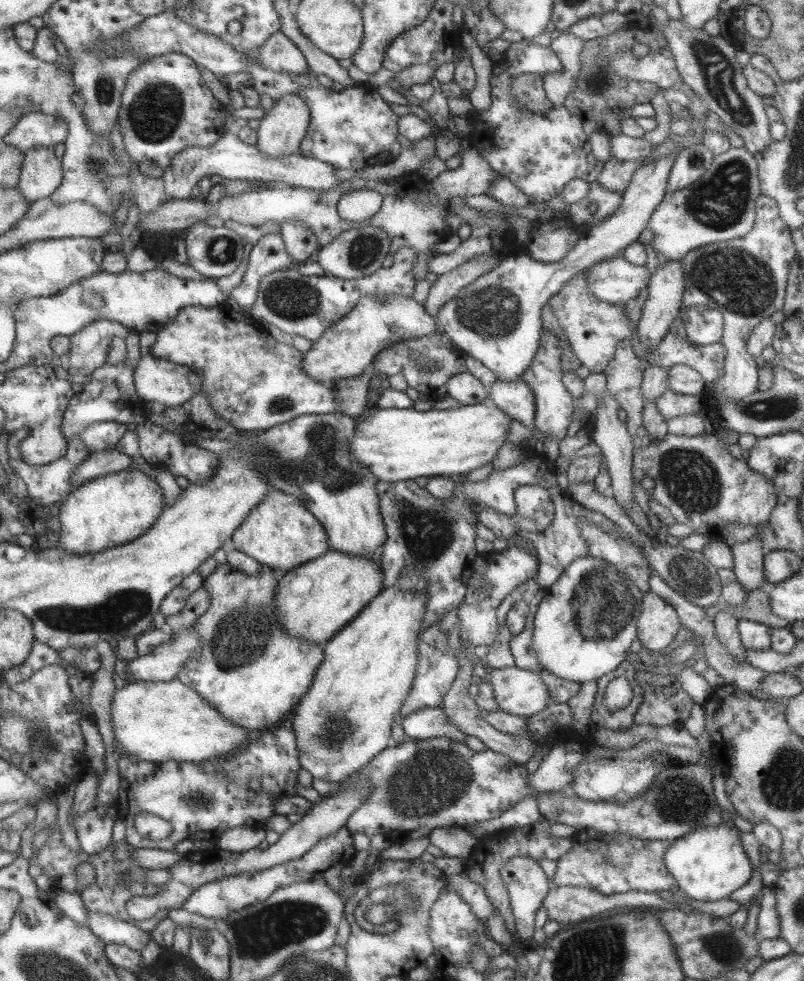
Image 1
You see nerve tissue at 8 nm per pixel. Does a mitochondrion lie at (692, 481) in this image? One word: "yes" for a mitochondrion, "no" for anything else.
yes

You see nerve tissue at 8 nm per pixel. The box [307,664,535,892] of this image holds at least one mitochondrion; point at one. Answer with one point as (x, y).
(433, 779)

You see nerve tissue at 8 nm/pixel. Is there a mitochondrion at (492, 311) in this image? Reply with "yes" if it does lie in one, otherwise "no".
yes

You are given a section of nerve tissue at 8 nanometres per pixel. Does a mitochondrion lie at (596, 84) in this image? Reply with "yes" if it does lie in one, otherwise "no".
yes

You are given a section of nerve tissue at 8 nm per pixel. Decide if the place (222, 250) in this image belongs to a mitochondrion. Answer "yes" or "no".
yes

